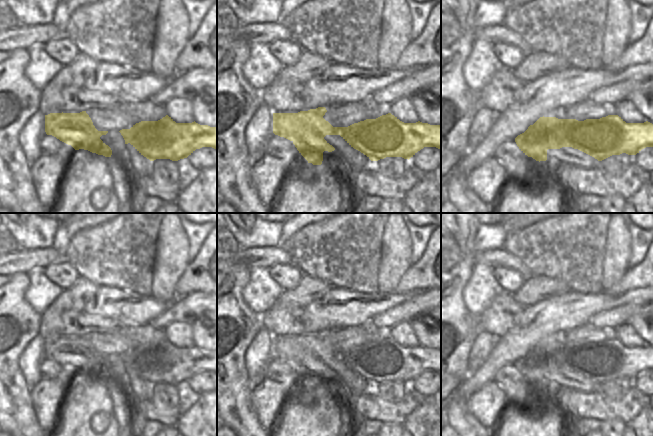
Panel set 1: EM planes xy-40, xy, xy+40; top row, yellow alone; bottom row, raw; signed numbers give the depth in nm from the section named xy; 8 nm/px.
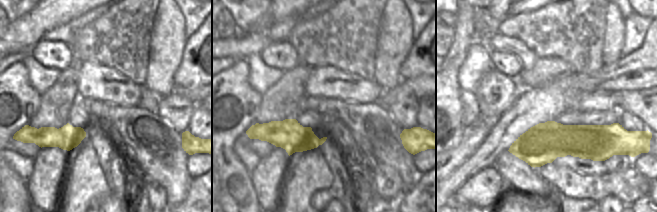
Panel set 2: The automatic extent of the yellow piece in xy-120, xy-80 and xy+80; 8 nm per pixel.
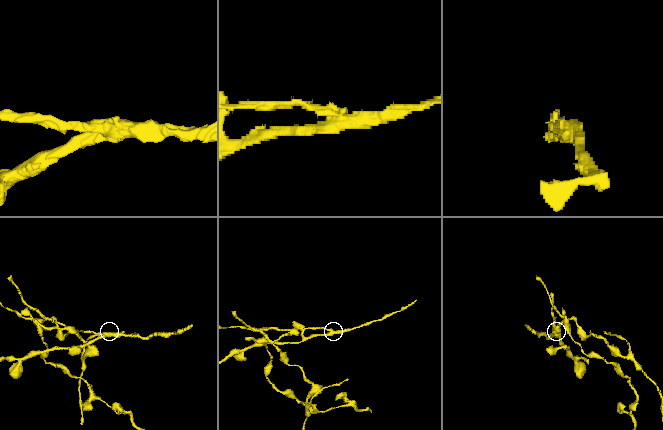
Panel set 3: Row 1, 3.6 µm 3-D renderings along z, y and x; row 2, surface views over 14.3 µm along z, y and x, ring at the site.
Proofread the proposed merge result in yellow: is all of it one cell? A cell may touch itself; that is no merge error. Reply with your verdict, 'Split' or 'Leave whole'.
Split

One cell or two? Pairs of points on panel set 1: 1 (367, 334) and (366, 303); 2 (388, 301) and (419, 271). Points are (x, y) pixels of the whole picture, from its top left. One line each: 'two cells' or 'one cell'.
1: two cells
2: two cells

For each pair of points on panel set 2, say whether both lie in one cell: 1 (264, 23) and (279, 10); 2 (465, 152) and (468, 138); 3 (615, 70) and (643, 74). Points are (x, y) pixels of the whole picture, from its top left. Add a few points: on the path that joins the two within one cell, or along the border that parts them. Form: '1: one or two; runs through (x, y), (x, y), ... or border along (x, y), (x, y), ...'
1: one; runs through (268, 20), (275, 14)
2: one; runs through (465, 149), (468, 141)
3: two; border along (646, 68), (609, 78)

